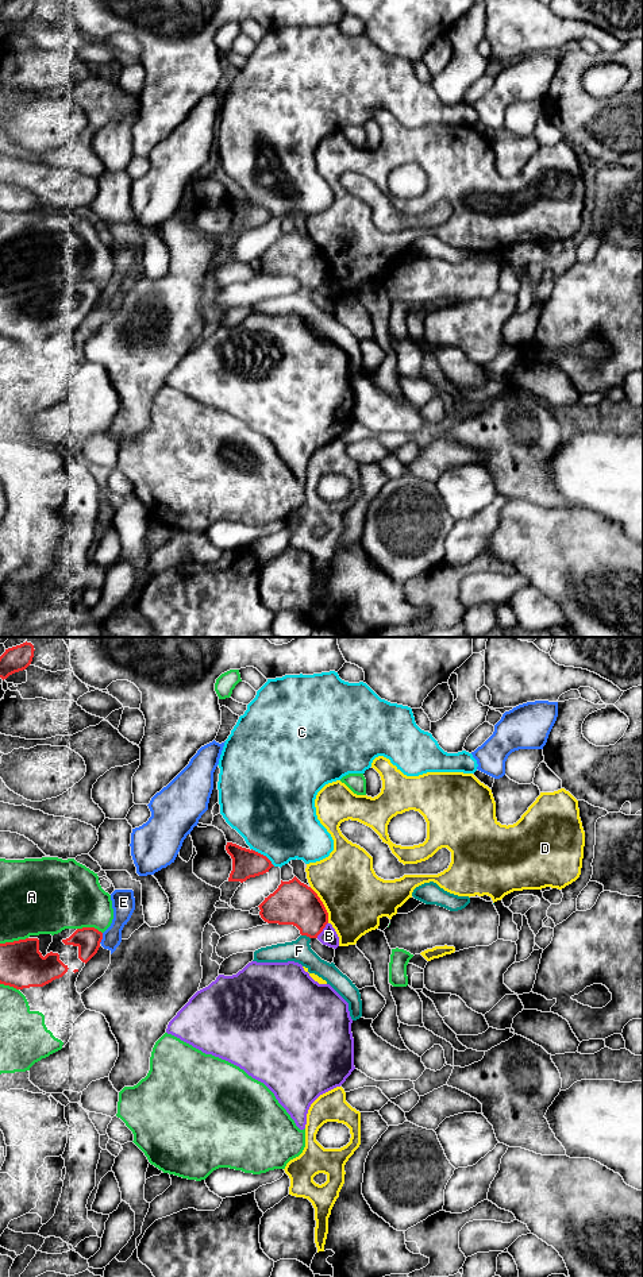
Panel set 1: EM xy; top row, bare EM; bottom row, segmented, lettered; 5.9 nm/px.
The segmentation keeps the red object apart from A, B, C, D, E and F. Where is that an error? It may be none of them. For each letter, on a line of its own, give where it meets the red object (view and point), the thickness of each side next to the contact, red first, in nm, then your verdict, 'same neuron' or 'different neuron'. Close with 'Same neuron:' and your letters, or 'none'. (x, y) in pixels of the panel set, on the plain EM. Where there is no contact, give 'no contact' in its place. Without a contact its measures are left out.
A: xy (89, 280) | 150/400 nm | different neuron
B: xy (322, 282) | 260/100 nm | different neuron
C: xy (262, 207) | 170/480 nm | different neuron
D: xy (323, 257) | 260/380 nm | different neuron
E: xy (101, 290) | 150/140 nm | different neuron
F: xy (305, 286) | 260/140 nm | different neuron
Same neuron: none

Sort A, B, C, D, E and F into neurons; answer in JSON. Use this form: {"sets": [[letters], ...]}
{"sets": [["A"], ["B", "C"], ["D"], ["E"], ["F"]]}

